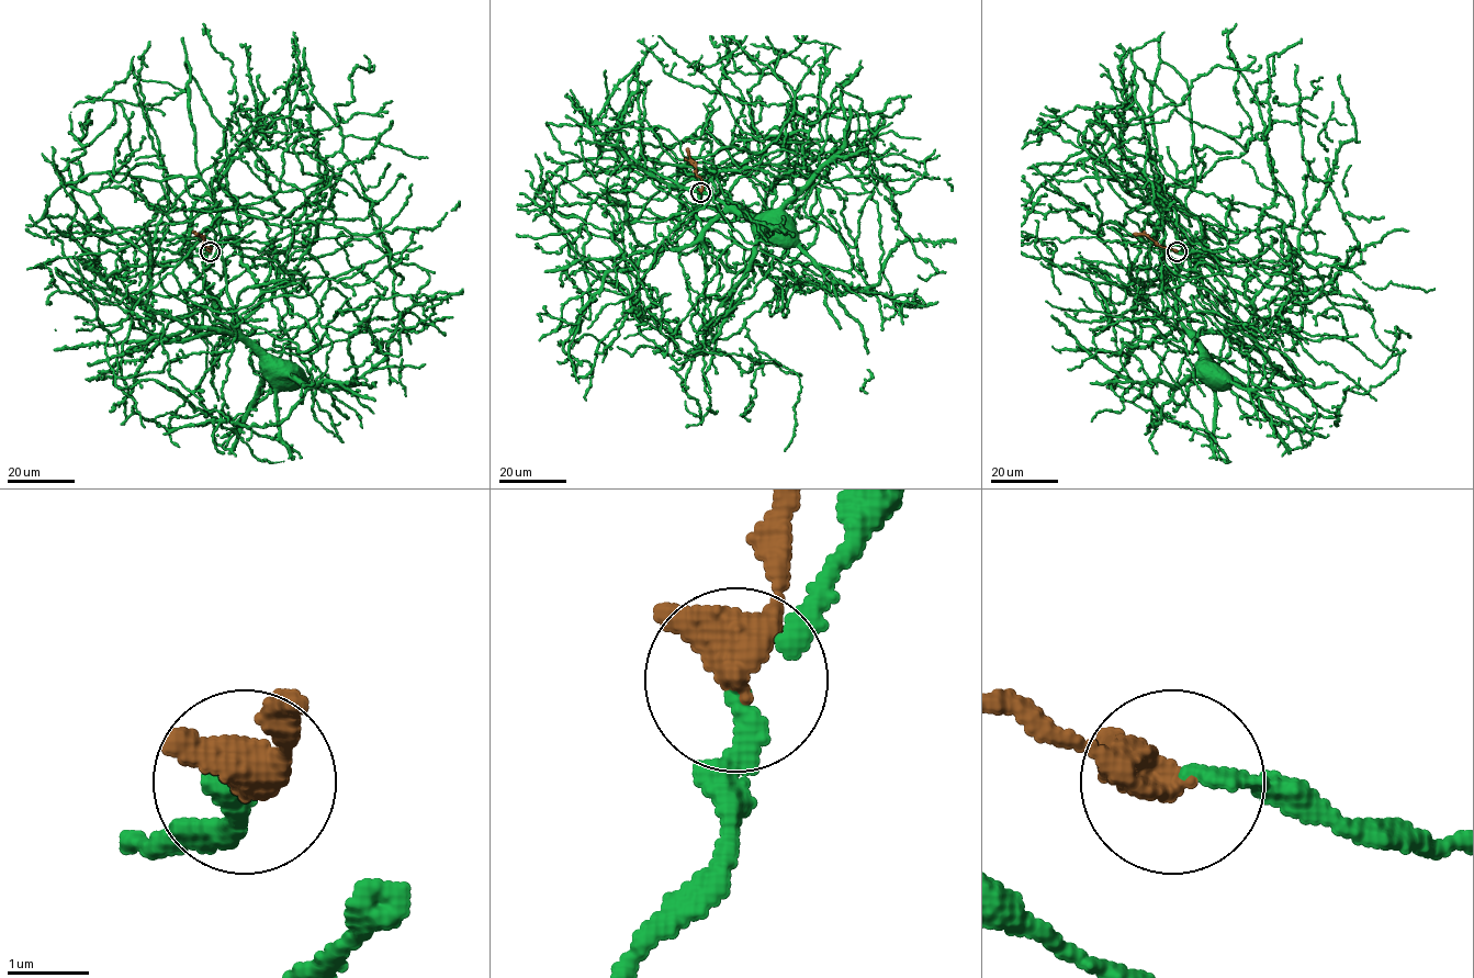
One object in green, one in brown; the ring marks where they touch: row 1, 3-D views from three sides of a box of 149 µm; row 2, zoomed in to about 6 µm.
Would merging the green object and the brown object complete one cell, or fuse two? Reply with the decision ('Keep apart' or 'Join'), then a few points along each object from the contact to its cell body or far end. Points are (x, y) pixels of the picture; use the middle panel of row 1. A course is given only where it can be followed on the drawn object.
Join. Course of green: (701, 192), (598, 352), (639, 296), (622, 225), (662, 188), (708, 173), (718, 194), (779, 232). Course of brown: (701, 192), (702, 181), (696, 173), (687, 147)

